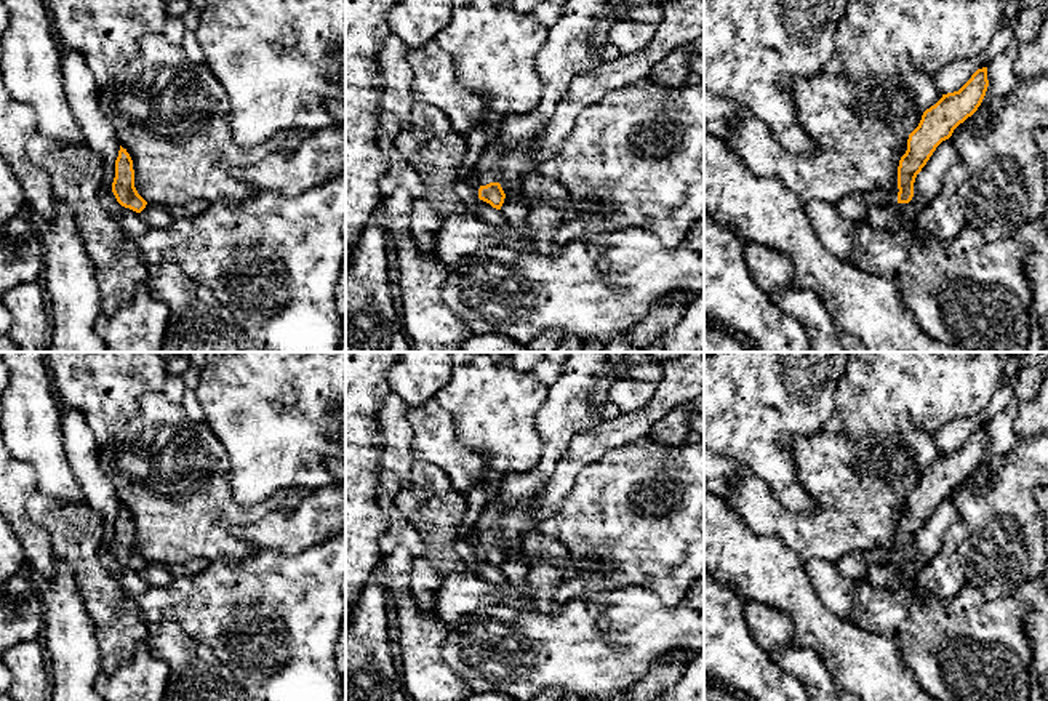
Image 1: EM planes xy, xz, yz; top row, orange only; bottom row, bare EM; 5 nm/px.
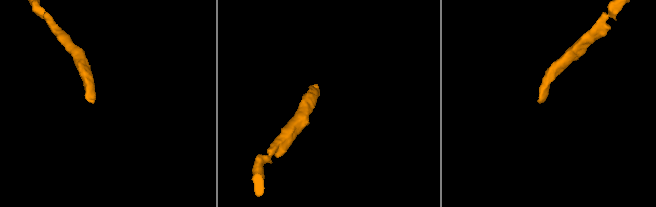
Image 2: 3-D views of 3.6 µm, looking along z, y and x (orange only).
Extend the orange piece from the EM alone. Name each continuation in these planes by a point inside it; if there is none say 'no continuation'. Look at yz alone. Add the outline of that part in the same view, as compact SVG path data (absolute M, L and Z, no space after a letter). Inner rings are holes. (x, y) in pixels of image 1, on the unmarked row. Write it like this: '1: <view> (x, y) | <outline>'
1: yz (877, 556) | M870 549L866 551L866 555L870 559L872 565L890 565L898 560L898 554L886 549Z

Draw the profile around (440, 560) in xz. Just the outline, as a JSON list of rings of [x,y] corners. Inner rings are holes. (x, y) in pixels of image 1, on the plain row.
[[[414,459],[394,504],[426,541],[426,554],[413,560],[406,599],[434,615],[435,592],[443,579],[467,570],[454,547],[456,530],[467,509],[466,495],[454,490],[443,469]]]

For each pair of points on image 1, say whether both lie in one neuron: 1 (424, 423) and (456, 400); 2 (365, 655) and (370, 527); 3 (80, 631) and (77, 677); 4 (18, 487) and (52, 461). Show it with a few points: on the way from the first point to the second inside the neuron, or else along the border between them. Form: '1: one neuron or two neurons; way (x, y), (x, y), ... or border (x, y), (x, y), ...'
1: two neurons; border (434, 399), (450, 415), (455, 436), (461, 442)
2: two neurons; border (380, 570), (362, 589)
3: one neuron; way (77, 642), (77, 666)
4: two neurons; border (16, 458), (34, 471), (39, 488)

